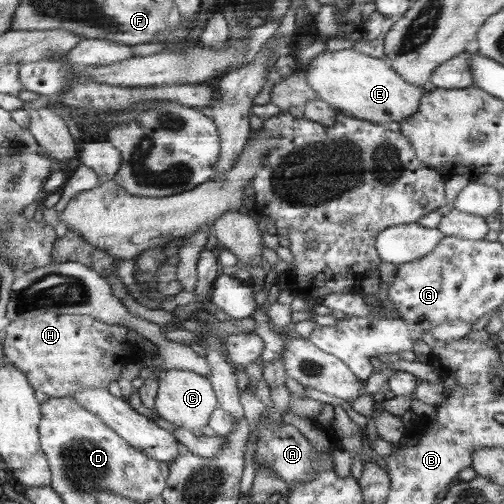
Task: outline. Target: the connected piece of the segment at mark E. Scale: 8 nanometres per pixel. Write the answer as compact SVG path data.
M341 50L338 52L324 51L317 58L310 60L309 64L300 67L307 74L307 83L320 95L320 99L327 101L331 106L349 112L357 118L370 120L380 125L397 126L403 119L414 115L420 107L425 90L417 85L405 81L385 59L367 56L357 50Z

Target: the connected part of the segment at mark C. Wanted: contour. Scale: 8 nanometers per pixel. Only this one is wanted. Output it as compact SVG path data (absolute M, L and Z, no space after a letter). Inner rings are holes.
M175 369L167 370L166 375L161 377L155 411L165 420L179 427L203 430L210 424L214 410L219 408L221 408L220 402L211 379L196 372Z

